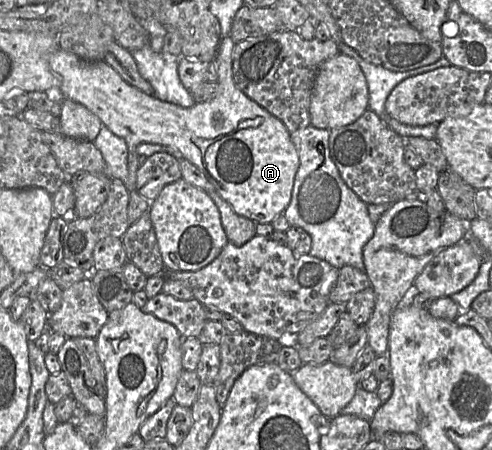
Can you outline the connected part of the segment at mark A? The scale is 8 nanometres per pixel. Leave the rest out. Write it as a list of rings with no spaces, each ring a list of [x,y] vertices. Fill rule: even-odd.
[[[231,37],[221,39],[217,55],[212,61],[217,74],[217,94],[211,100],[197,103],[189,108],[165,102],[144,93],[128,84],[113,67],[104,61],[87,61],[59,48],[50,55],[49,65],[61,78],[59,91],[62,97],[84,105],[97,115],[103,125],[125,140],[128,152],[135,150],[139,143],[172,147],[181,153],[182,158],[201,170],[219,196],[233,208],[235,213],[257,224],[271,223],[276,216],[283,214],[291,201],[294,179],[300,163],[299,155],[284,123],[247,97],[234,84],[232,74],[234,47],[235,42]],[[256,117],[263,118],[259,126],[239,128],[241,121]]]

